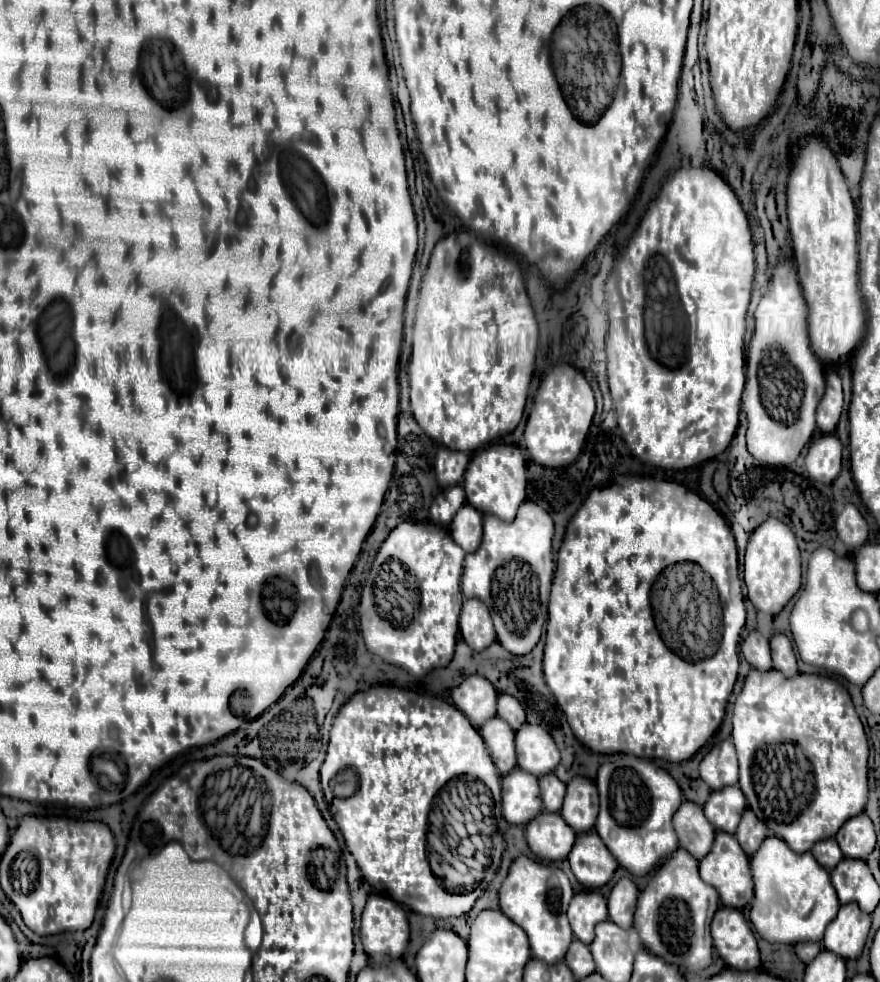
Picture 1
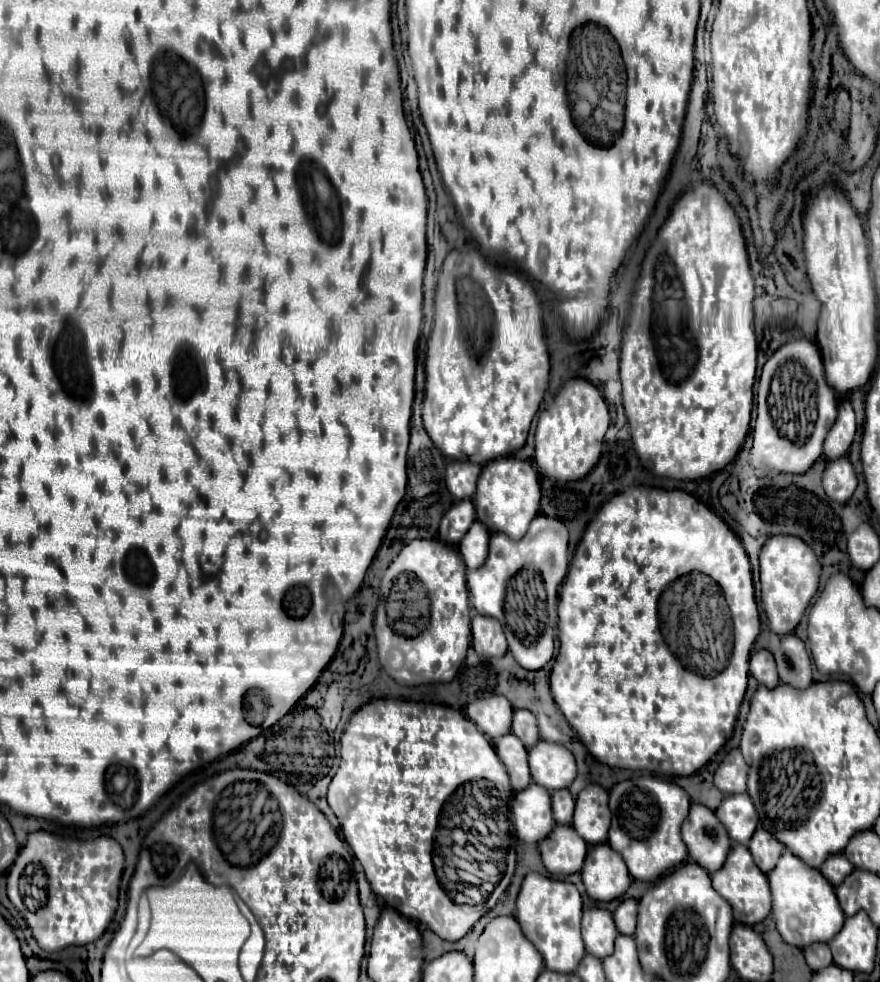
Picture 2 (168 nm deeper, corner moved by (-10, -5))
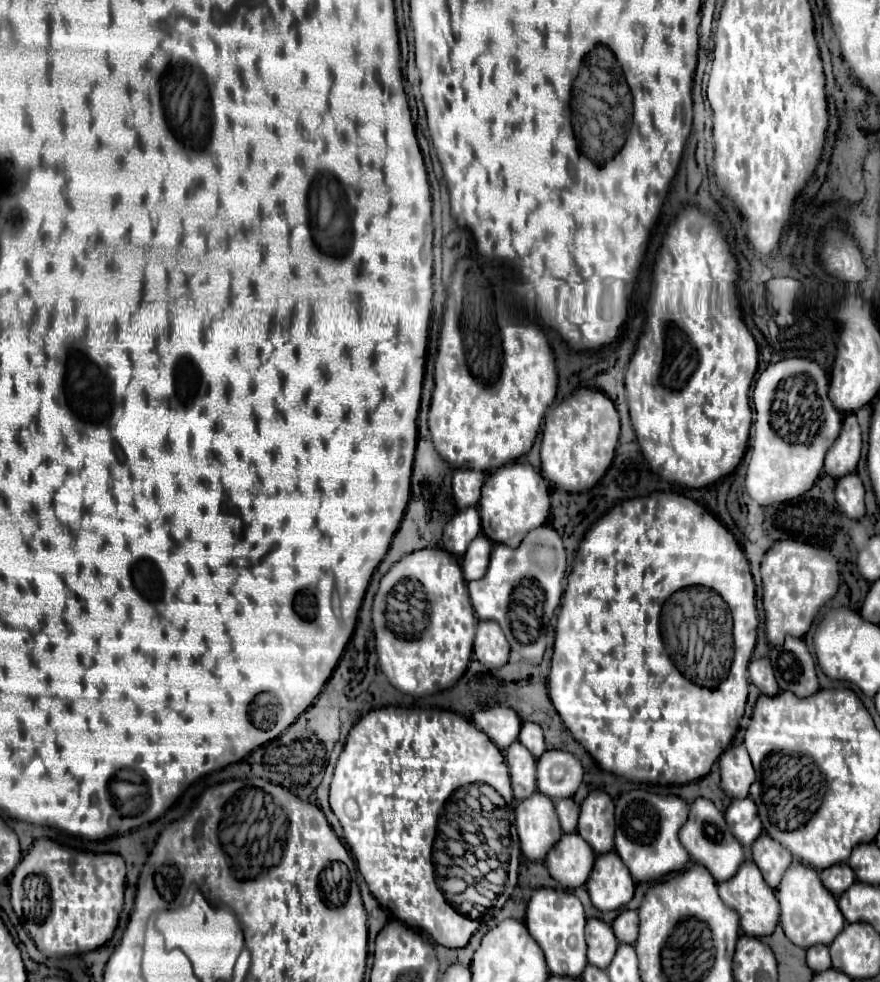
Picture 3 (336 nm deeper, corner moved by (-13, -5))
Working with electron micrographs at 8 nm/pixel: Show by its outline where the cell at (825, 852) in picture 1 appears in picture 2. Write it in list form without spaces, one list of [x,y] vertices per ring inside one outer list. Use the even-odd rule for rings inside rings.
[[[843,854],[829,856],[821,866],[821,874],[831,882],[831,886],[839,886],[843,882],[843,878],[847,878],[851,874],[851,870],[853,870],[853,866],[851,866],[851,862],[847,862],[847,858]]]

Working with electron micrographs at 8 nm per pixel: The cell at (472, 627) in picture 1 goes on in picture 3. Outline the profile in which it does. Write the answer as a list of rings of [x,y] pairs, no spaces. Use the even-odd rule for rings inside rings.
[[[480,620],[474,638],[474,656],[486,668],[500,668],[508,662],[510,644],[494,620]]]

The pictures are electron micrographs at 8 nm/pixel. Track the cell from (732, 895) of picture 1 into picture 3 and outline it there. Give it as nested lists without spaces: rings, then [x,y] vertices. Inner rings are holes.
[[[746,860],[734,878],[726,880],[726,882],[720,882],[718,884],[718,894],[722,898],[722,902],[726,906],[730,906],[732,910],[738,912],[740,916],[740,926],[744,930],[744,934],[750,934],[750,936],[768,936],[774,932],[776,924],[778,924],[778,916],[780,916],[780,906],[778,906],[778,900],[776,900],[776,894],[770,886],[766,886],[758,866],[754,866],[752,860]]]

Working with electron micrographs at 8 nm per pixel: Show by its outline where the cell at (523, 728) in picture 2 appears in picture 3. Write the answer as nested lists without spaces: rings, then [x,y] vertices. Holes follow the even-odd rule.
[[[524,722],[522,724],[518,740],[534,754],[534,758],[540,758],[544,754],[544,750],[546,750],[542,728],[538,724],[534,724],[534,722]]]

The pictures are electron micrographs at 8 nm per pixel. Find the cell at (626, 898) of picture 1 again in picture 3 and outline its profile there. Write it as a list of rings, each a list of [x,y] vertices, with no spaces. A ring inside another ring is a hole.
[[[624,910],[618,914],[618,918],[612,922],[614,934],[618,942],[634,944],[638,938],[638,912],[636,910]]]

